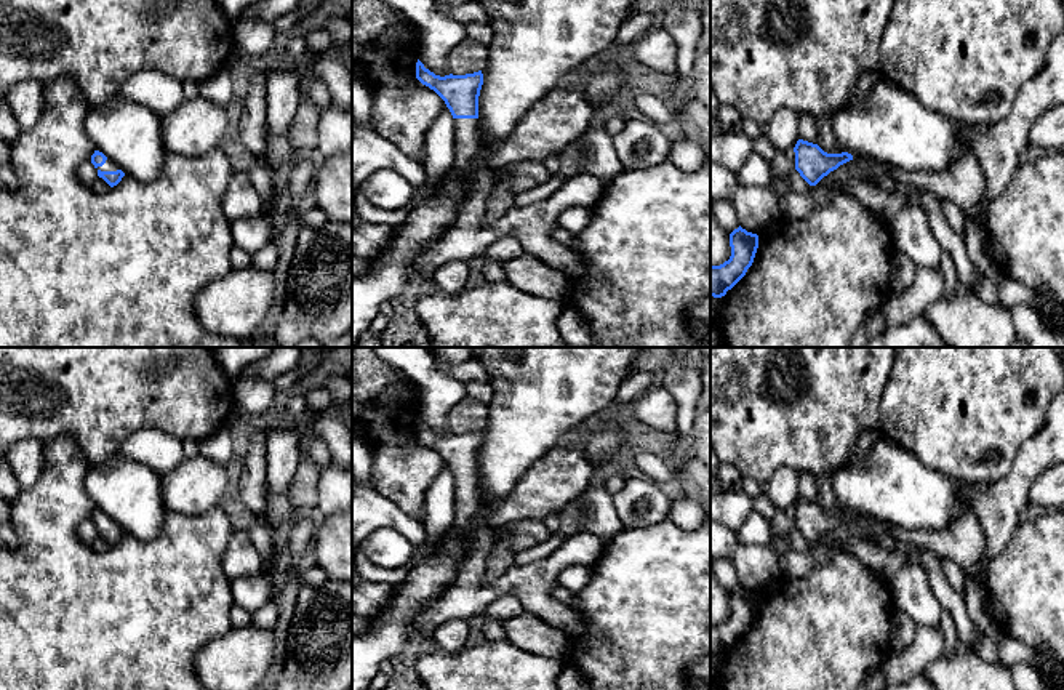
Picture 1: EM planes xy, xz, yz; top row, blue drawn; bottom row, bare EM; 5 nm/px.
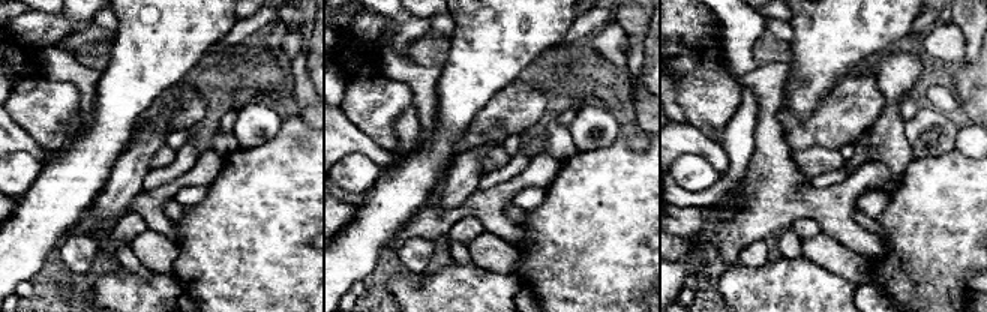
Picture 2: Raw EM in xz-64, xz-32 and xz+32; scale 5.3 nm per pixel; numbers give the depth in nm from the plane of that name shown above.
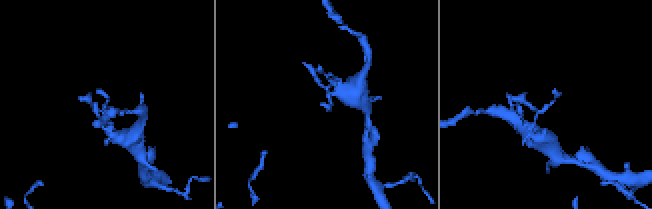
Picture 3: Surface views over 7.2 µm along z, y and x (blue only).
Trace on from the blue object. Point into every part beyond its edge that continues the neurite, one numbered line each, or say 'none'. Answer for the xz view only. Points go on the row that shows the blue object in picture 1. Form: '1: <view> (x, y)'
1: xz (471, 234)

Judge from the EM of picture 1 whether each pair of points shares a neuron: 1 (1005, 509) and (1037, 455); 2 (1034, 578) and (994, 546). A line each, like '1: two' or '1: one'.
1: one
2: two

